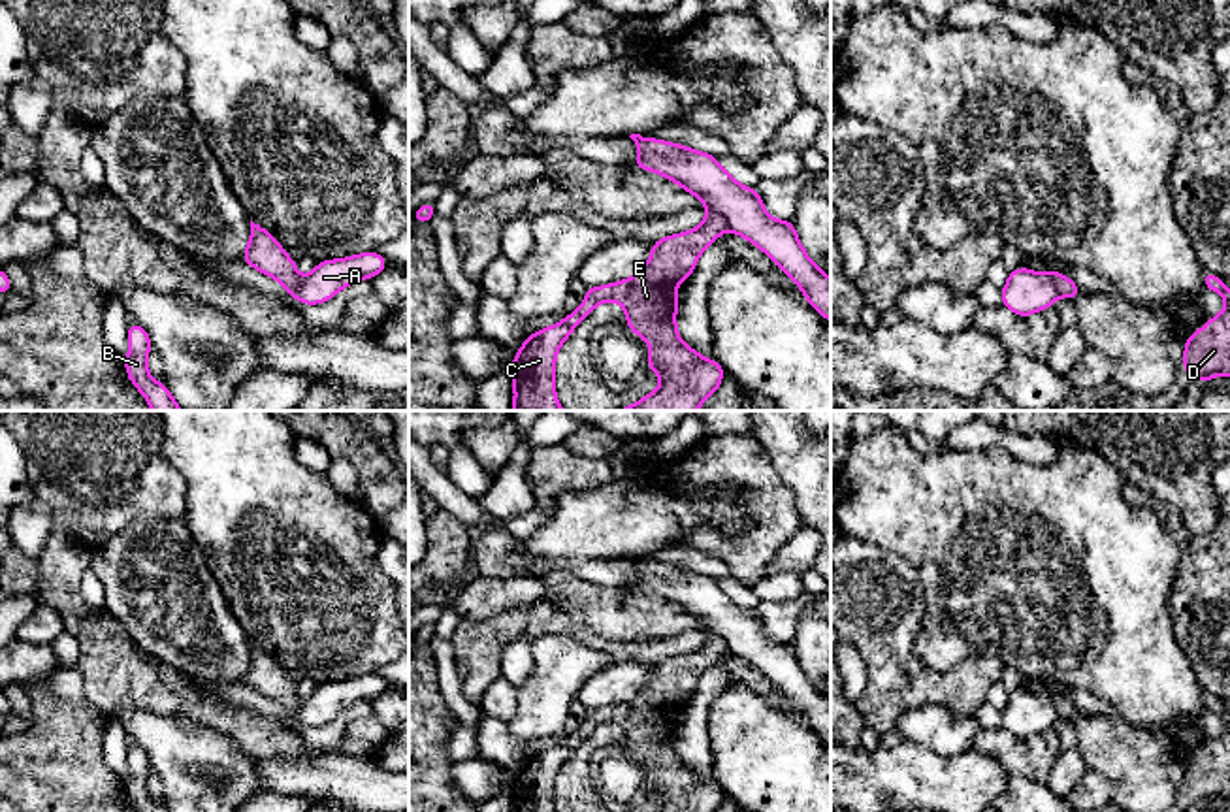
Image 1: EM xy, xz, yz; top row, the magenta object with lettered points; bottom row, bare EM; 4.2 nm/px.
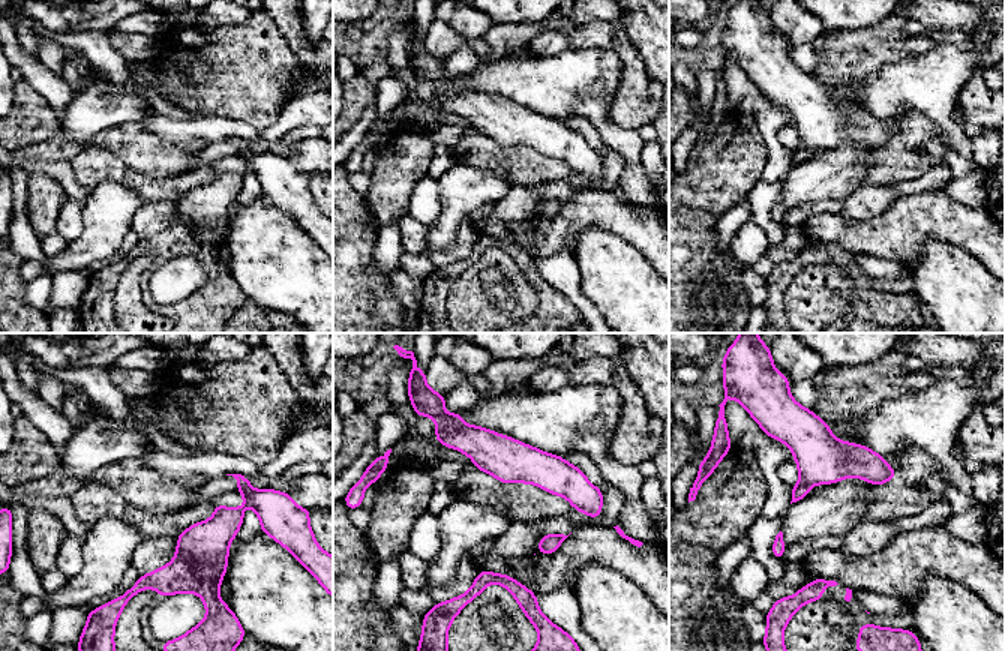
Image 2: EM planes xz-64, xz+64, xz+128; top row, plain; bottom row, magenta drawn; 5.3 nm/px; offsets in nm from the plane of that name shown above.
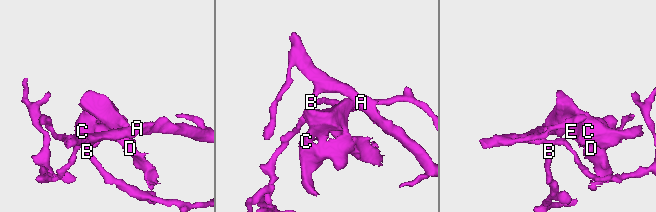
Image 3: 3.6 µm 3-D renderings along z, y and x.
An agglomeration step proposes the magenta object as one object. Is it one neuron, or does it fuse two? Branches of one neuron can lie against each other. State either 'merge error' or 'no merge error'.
merge error

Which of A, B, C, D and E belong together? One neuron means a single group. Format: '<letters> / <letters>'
A B / C D E

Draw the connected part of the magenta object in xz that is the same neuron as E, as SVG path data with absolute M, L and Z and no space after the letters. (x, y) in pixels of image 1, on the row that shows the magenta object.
M706 207L695 230L652 243L650 260L631 277L605 286L590 286L582 305L559 324L531 333L512 360L512 411L565 411L556 399L556 354L571 332L605 300L618 301L627 315L627 330L650 343L650 364L661 384L639 403L616 411L697 411L725 377L716 362L697 354L676 332L676 286L686 281L727 222Z

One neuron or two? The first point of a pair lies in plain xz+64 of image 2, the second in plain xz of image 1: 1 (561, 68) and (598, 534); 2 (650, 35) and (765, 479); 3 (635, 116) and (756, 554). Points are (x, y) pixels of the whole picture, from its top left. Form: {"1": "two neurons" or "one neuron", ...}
{"1": "one neuron", "2": "two neurons", "3": "one neuron"}

